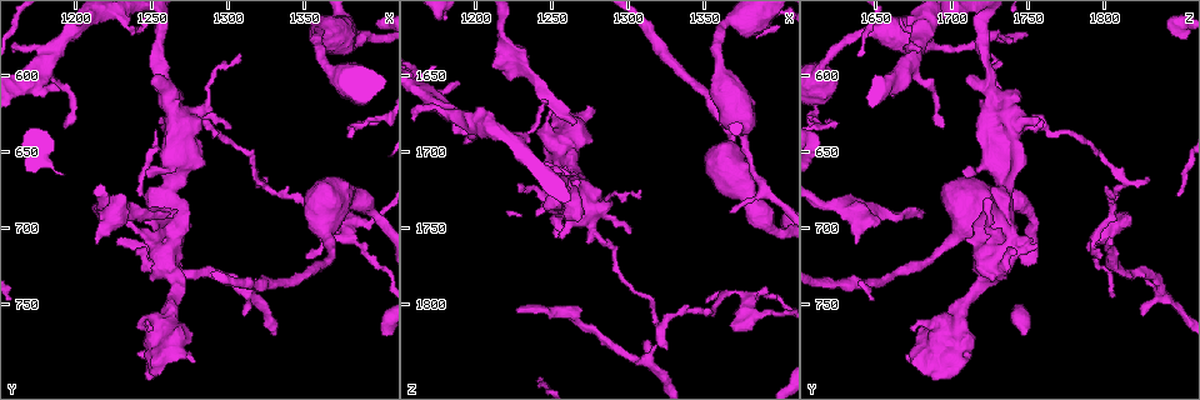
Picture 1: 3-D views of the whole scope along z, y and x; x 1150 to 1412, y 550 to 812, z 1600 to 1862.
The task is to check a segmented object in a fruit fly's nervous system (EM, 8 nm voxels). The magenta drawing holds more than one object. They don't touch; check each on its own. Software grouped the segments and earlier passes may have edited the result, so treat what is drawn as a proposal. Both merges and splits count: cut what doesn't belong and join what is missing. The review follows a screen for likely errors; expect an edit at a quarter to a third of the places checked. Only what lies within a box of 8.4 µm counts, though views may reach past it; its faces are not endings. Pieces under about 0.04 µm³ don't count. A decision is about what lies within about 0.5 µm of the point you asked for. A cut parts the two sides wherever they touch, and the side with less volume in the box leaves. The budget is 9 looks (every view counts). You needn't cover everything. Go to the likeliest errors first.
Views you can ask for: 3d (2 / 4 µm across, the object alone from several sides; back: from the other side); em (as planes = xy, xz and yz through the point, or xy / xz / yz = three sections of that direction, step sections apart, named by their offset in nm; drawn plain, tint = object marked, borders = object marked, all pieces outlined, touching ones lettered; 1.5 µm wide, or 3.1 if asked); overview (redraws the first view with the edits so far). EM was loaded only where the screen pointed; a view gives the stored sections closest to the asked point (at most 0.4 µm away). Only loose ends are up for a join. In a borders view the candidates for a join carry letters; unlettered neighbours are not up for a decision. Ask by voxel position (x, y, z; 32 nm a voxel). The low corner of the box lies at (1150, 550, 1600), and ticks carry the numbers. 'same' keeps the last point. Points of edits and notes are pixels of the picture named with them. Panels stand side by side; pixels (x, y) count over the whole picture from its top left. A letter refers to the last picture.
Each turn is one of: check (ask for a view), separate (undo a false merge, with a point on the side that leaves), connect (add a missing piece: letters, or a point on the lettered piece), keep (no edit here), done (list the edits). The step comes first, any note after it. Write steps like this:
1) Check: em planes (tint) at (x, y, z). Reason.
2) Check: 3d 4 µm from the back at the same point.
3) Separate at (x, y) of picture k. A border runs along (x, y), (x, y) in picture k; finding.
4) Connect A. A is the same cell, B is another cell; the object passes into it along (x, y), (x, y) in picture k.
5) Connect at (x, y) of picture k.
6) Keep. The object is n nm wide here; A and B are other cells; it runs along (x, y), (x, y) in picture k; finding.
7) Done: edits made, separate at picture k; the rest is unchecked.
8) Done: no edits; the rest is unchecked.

Check: em planes (borders) at (1264, 688, 1680). Branch stops here.

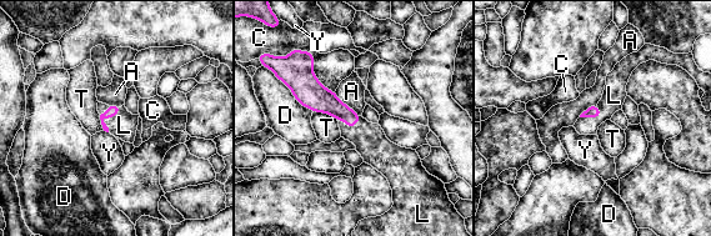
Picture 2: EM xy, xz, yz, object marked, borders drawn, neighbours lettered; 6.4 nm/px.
Connect L. The longest contact is with C, 340 nm; L is the same cell, A, C, D, T and Y are other cells; the neuron continues.

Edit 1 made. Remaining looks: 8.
Check: 3d 4 µm at (1228, 708, 1806). Thin end.

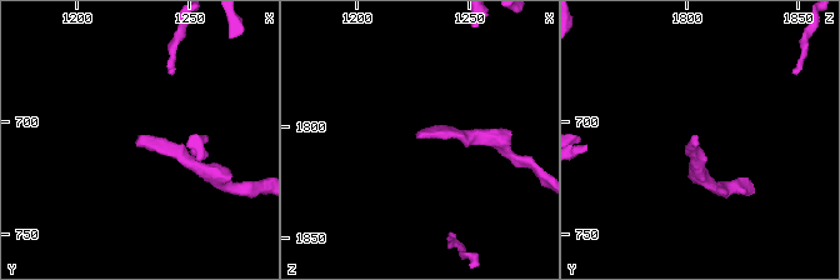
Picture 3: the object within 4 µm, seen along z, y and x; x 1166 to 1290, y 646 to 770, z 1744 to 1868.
Check: em planes (plain) at (1227, 706, 1805).

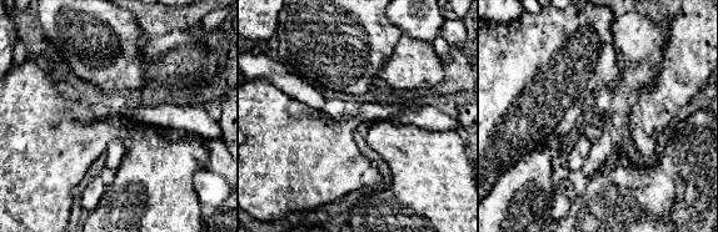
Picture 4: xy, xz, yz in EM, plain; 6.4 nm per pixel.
Check: em planes (borders) at the same point. What lies round it.

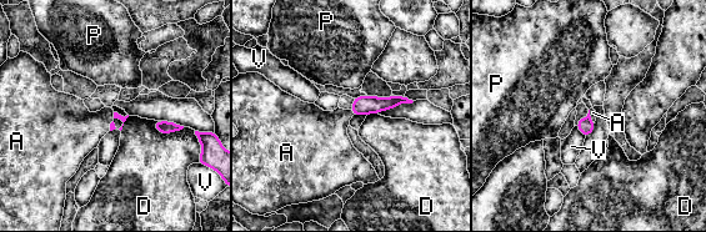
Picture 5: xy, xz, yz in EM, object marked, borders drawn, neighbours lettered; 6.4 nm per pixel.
Connect A. A is the same cell, D, P and V are other cells; the object passes into it along (366, 105), (352, 112), (323, 137) in picture 5; the neuron continues.

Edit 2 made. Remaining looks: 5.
Check: overview. See it whole again.

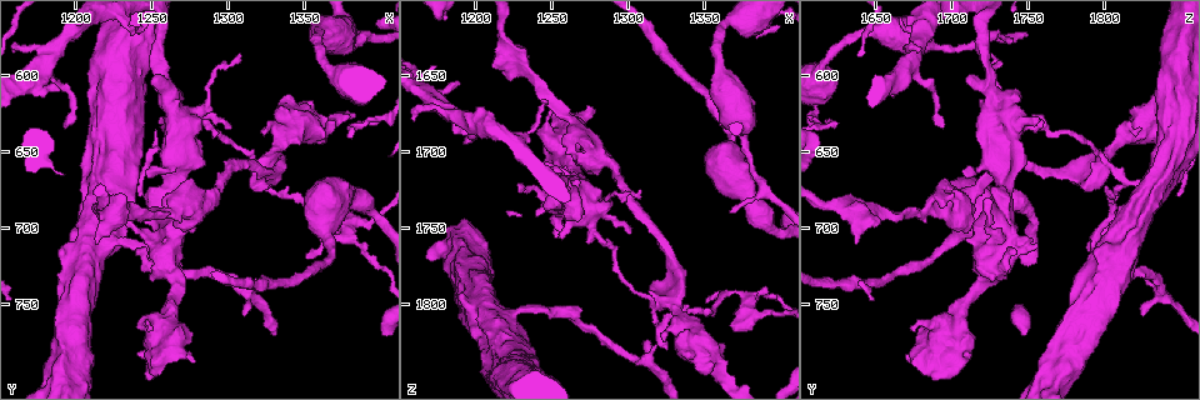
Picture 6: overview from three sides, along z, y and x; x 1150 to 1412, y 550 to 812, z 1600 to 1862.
Check: 3d 2 µm at (1368, 578, 1738).

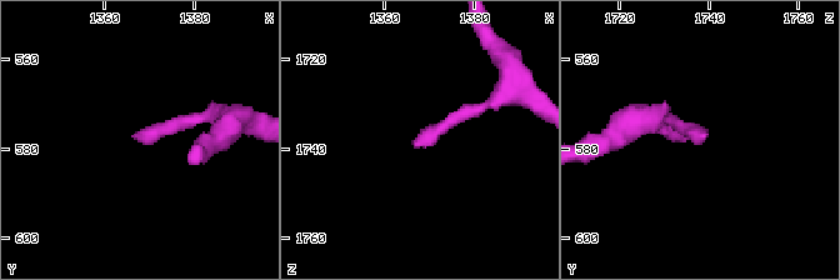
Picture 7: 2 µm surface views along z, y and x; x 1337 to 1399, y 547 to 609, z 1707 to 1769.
Check: em yz step 8 (borders) at (1368, 577, 1739).

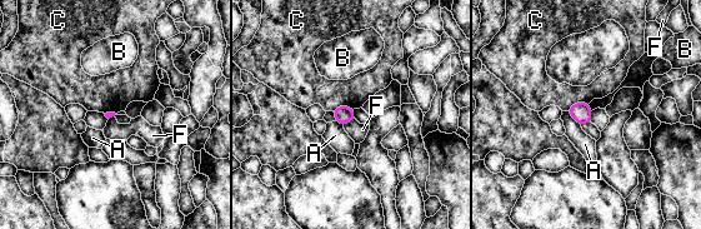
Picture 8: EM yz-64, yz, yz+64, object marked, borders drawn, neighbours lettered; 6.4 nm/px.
Check: em xz step 8 (borders) at the same point. Cut it another way.

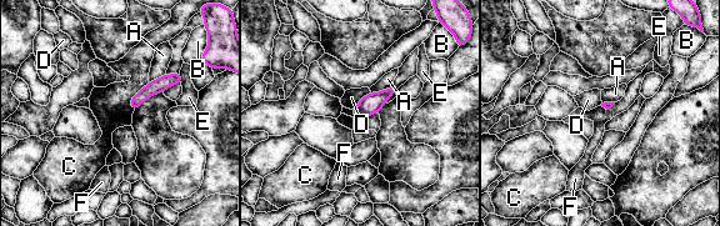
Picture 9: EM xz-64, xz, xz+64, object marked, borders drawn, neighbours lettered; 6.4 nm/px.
Keep. A, B, C, D, E and F are other cells; it runs along (178, 76), (150, 89), (133, 104) in picture 9; no lettered piece goes on from it.

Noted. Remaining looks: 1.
Done: edits made, connect at picture 2, connect at picture 5; the rest is unchecked.

